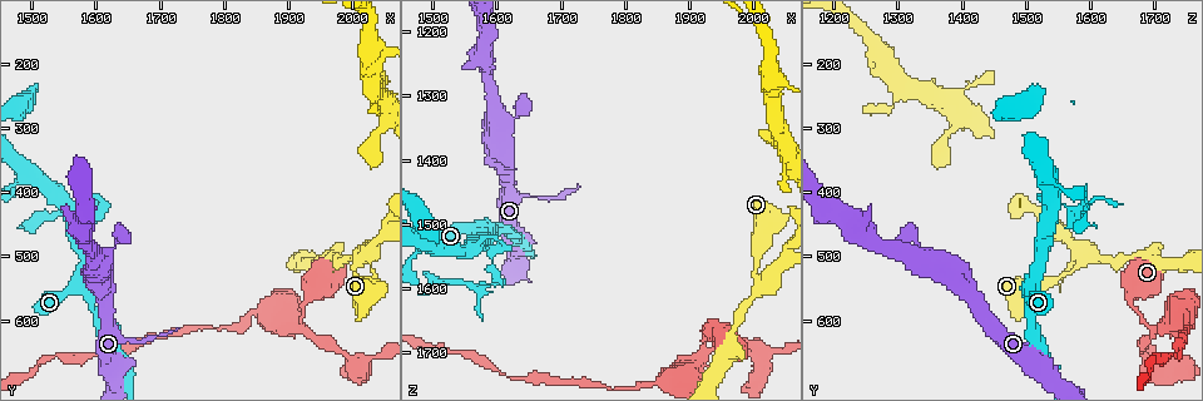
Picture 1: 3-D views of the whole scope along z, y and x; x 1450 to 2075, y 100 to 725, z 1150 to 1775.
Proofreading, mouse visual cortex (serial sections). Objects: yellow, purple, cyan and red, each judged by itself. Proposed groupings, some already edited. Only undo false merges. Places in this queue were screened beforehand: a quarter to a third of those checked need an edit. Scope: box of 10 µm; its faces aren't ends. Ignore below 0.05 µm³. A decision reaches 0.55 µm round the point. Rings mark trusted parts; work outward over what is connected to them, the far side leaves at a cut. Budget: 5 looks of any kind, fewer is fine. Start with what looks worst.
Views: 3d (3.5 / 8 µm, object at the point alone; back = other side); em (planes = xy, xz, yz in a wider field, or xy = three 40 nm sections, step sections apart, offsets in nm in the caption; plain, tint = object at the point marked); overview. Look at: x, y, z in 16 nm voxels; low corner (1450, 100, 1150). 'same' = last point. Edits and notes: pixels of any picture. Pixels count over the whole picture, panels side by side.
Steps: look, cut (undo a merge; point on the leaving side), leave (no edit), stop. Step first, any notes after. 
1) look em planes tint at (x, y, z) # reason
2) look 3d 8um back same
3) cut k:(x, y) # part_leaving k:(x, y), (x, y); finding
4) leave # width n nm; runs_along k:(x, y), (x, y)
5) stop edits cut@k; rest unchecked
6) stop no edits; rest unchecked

look 3d 3.5um at (2010, 500, 1590)

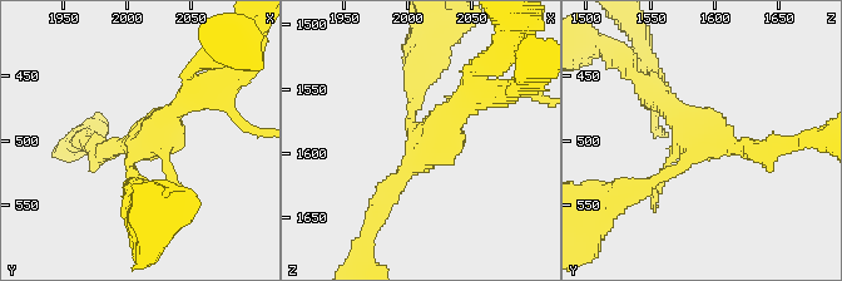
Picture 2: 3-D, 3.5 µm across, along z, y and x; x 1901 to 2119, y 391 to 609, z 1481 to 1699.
look em planes plain at (2010, 504, 1588)

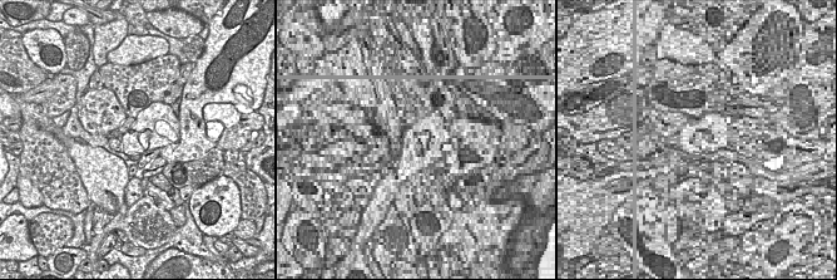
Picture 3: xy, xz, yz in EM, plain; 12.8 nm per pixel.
look em planes tint same # where the object lies

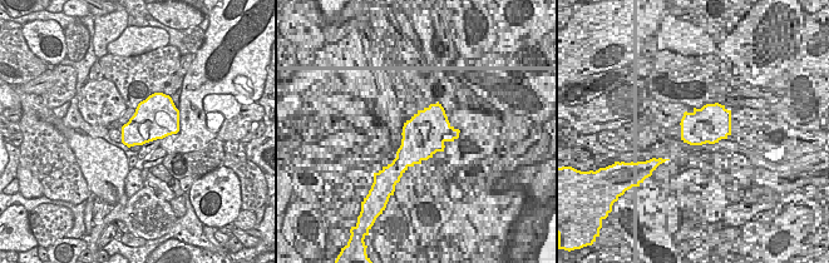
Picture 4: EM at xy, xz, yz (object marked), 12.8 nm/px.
leave # runs_along 2:(639, 187), (699, 144), (767, 148); all the same cell

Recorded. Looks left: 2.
look 3d 3.5um back at (1930, 570, 1665)

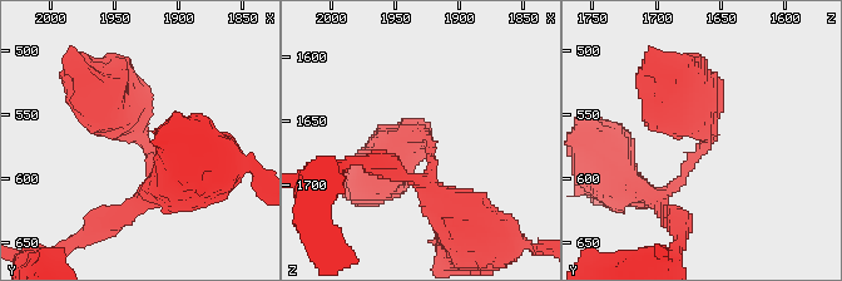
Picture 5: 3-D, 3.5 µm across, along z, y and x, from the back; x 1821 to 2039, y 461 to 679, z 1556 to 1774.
look em xy step 1 tint at (1930, 566, 1660)

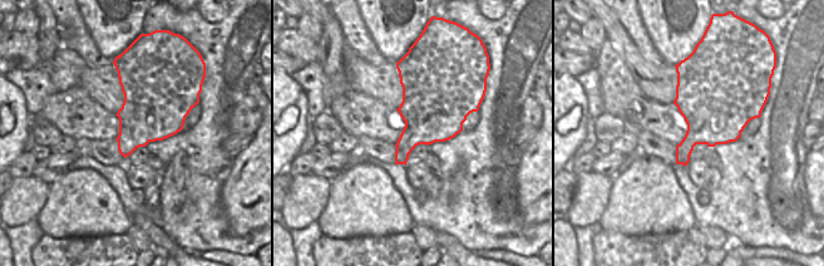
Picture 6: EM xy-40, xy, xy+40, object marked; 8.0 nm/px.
leave # arm_widths 100, 600 nm; runs_along 5:(84, 82), (145, 143), (145, 197); continuous, no second cell

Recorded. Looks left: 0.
stop no edits; rest unchecked

